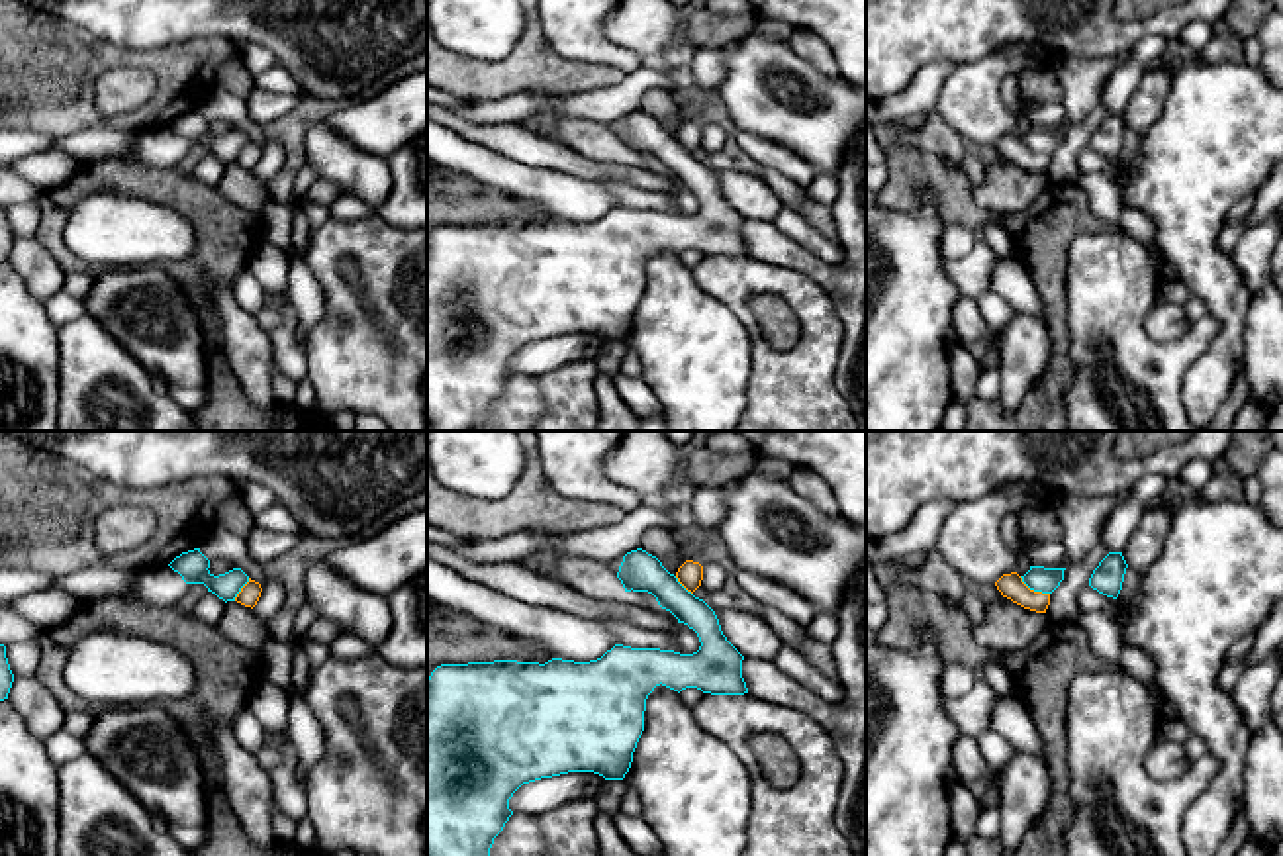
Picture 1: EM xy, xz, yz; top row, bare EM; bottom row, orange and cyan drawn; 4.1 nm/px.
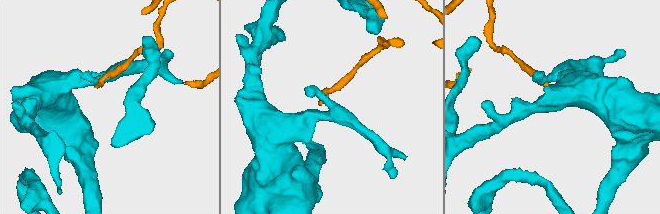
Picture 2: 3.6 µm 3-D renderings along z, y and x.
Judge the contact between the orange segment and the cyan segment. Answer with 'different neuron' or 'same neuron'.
different neuron

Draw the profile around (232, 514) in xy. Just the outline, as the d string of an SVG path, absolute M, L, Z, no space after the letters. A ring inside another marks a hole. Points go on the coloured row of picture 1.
M241 486L219 505L217 525L247 539L253 527L253 513L243 503Z

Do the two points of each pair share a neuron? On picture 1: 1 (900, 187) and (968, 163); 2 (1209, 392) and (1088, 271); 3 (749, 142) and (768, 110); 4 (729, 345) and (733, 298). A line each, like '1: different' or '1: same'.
1: different
2: different
3: different
4: different

